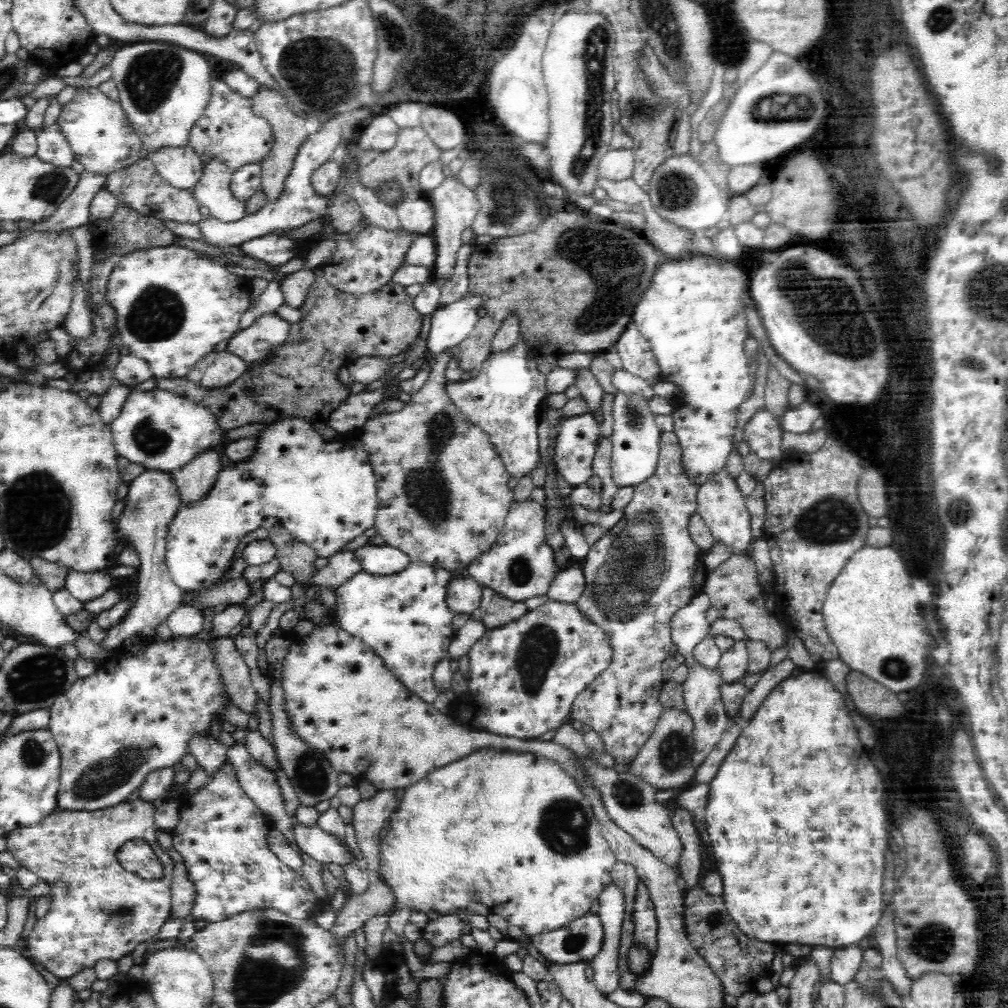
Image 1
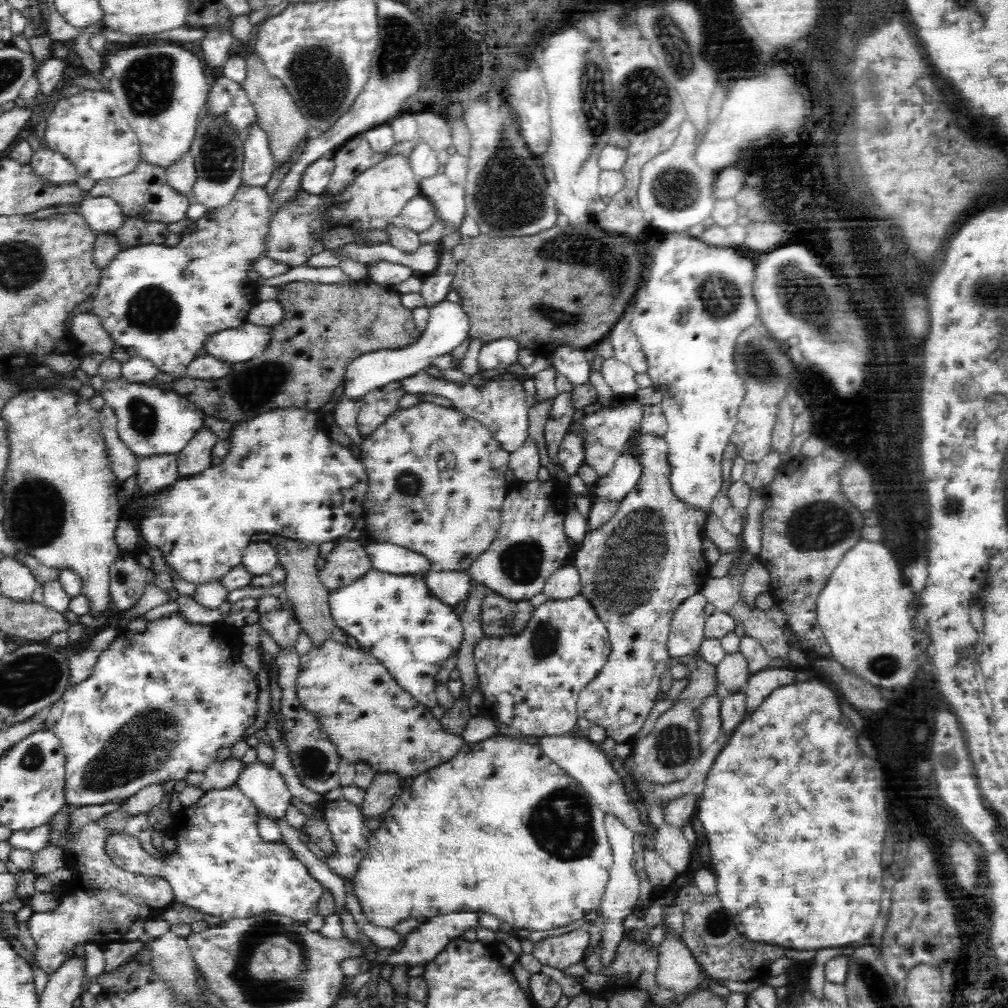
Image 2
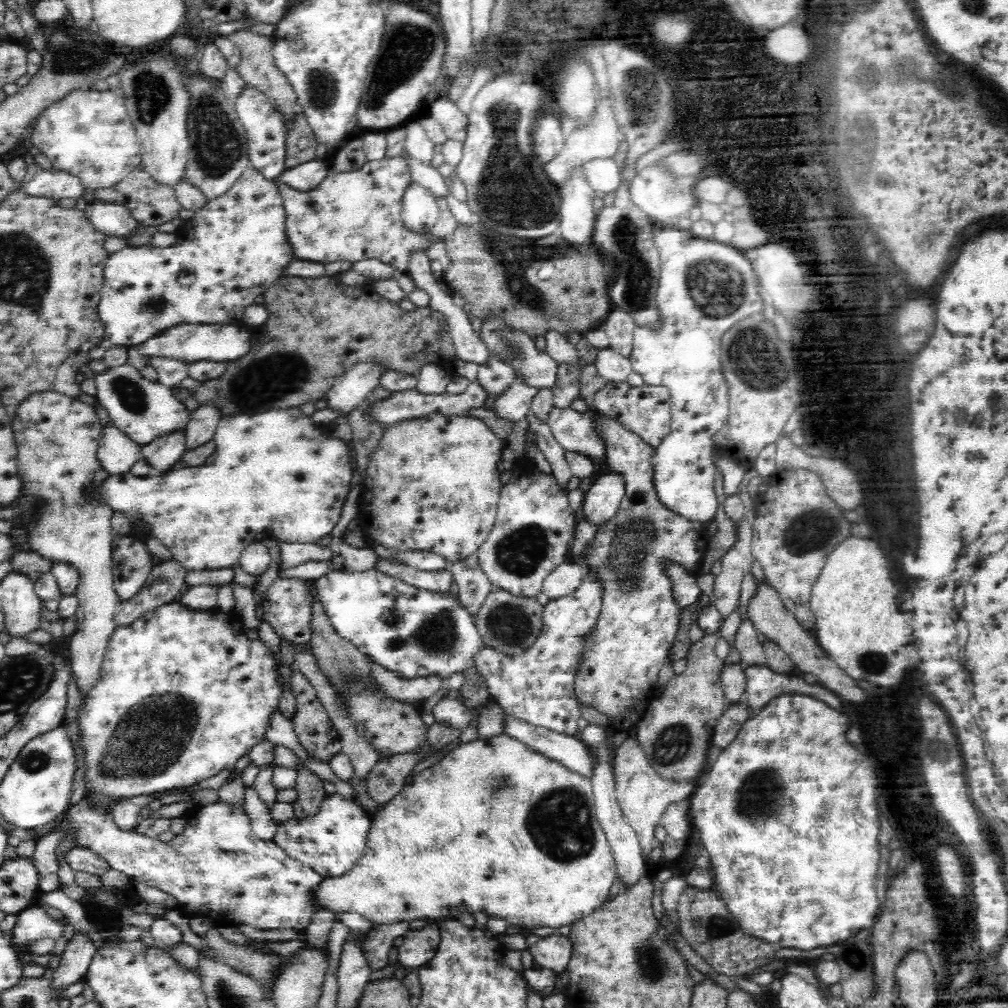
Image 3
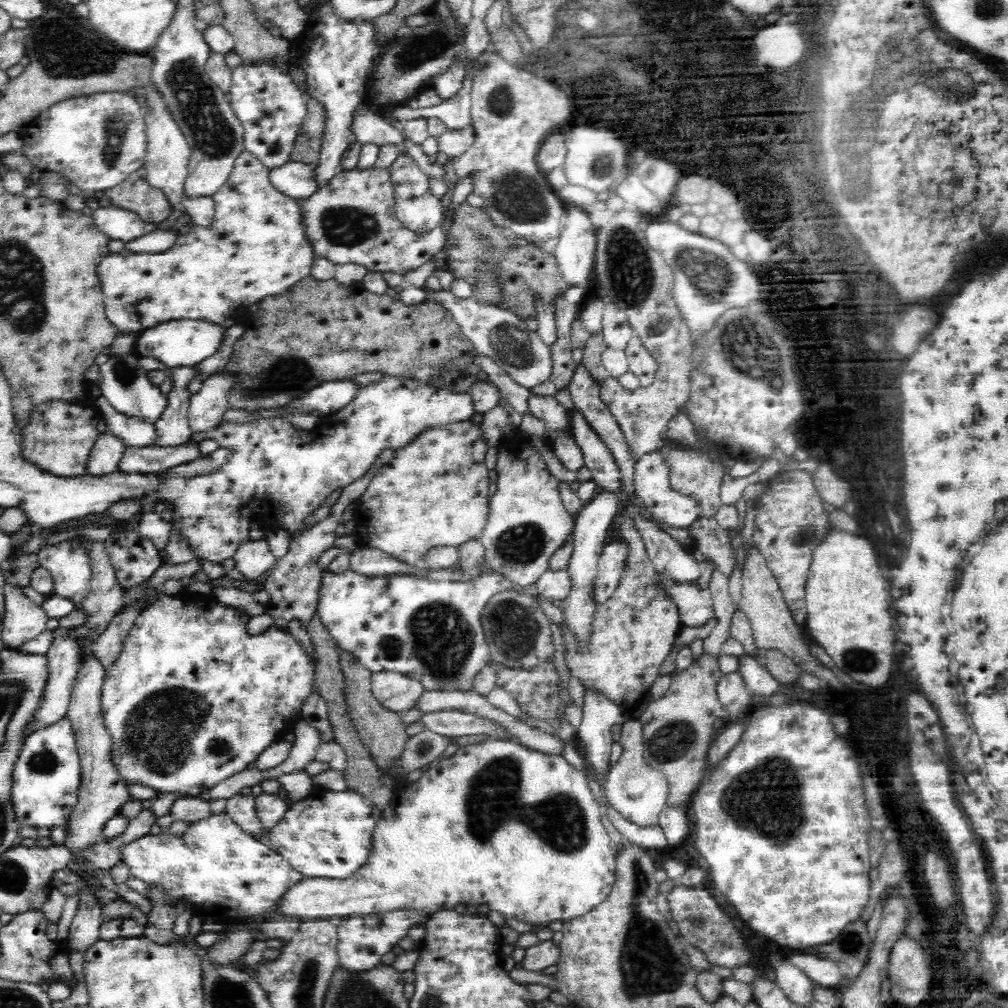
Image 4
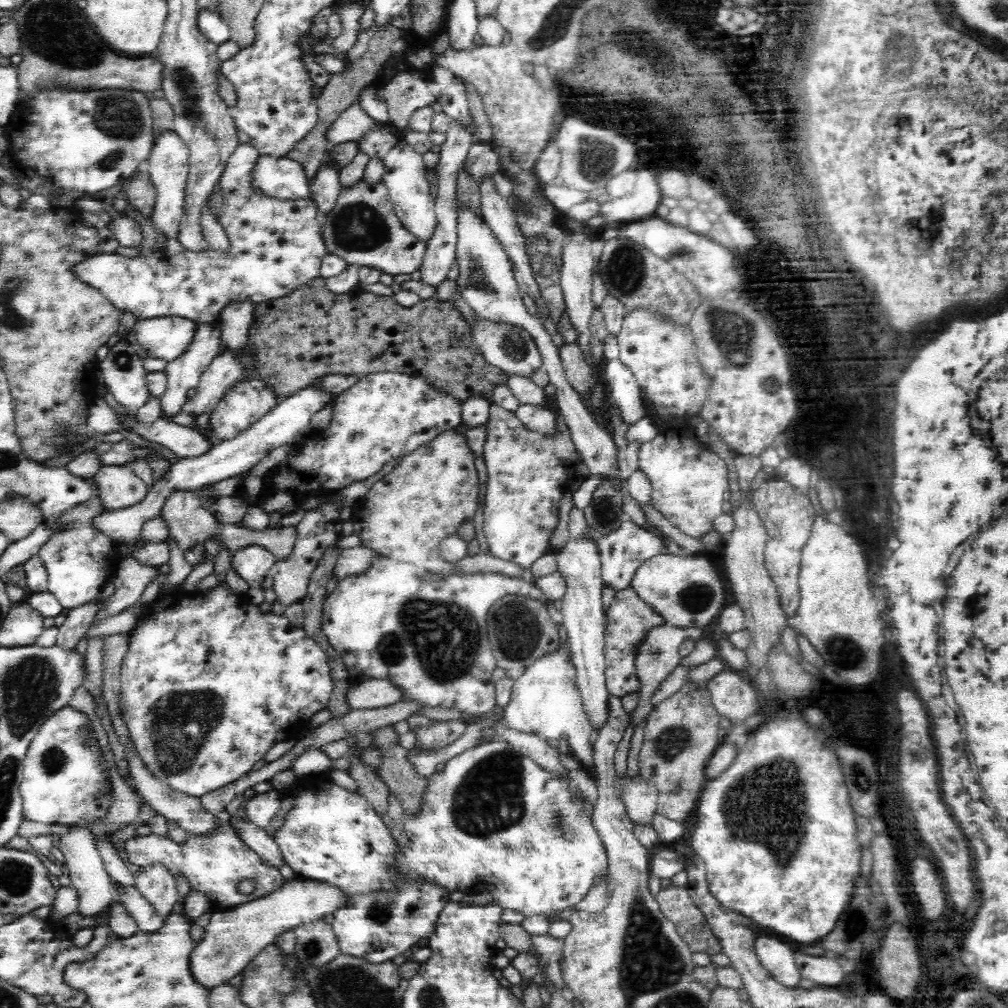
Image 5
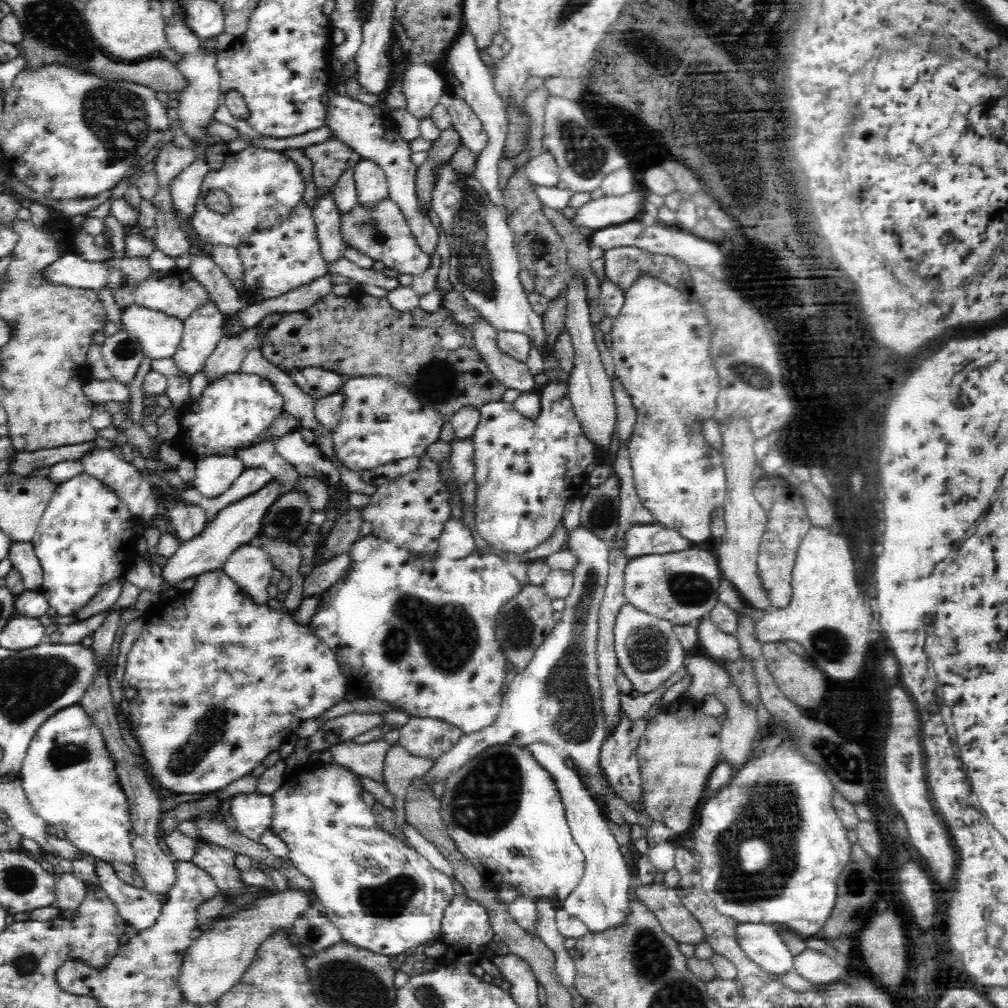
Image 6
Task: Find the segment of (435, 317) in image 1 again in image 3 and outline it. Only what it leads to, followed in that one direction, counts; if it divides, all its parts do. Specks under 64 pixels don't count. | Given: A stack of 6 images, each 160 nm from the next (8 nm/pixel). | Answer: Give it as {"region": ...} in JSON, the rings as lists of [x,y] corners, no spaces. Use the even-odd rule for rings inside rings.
{"region":[[[376,363],[352,365],[339,377],[336,384],[326,390],[323,397],[326,400],[326,407],[347,415],[363,403],[374,388],[378,387],[379,377],[384,371],[384,367]]]}

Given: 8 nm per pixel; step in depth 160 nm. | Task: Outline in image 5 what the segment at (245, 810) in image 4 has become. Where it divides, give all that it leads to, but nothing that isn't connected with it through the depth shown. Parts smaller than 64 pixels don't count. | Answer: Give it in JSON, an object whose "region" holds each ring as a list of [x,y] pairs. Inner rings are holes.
{"region":[[[243,817],[240,822],[240,832],[244,844],[258,854],[265,866],[272,866],[279,870],[288,865],[276,841],[268,837],[265,829],[252,825],[246,817]]]}

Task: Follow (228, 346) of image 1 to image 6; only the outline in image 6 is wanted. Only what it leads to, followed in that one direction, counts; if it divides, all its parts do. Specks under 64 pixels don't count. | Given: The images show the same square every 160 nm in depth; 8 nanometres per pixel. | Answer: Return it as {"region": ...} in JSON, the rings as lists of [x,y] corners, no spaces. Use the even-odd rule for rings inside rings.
{"region":[[[131,304],[120,310],[122,328],[134,333],[145,356],[151,359],[170,358],[178,348],[183,322],[156,309]]]}

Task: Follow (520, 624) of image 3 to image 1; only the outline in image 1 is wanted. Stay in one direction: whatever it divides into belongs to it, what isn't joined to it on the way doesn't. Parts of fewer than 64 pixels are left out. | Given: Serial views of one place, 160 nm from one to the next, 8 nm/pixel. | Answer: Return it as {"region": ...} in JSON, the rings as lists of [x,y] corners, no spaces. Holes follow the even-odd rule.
{"region":[[[483,588],[481,602],[475,615],[488,630],[503,627],[520,620],[529,612],[525,602],[512,602],[498,595],[494,590]]]}

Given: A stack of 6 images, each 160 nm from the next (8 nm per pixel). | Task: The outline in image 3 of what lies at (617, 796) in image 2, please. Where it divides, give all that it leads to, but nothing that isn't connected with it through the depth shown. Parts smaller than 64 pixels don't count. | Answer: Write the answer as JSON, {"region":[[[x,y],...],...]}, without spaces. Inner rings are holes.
{"region":[[[502,712],[504,717],[504,733],[511,738],[518,739],[532,751],[556,760],[582,776],[590,778],[594,768],[594,757],[586,745],[578,737],[568,737],[541,727],[530,725],[525,720],[514,718]]]}

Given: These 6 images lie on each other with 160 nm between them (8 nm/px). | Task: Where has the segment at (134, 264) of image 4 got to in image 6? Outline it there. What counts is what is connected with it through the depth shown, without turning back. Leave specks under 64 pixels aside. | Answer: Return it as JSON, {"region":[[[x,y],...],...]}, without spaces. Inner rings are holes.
{"region":[[[306,204],[298,205],[282,224],[274,222],[270,230],[255,231],[250,238],[246,238],[246,242],[242,242],[237,251],[244,267],[246,290],[262,296],[263,300],[276,298],[288,290],[310,284],[330,271],[317,240],[314,218]],[[65,254],[42,270],[44,281],[54,285],[66,285],[98,291],[102,286],[114,290],[122,282],[122,274],[115,267],[106,267],[102,262],[88,262],[75,254]],[[172,270],[166,274],[160,272],[152,272],[150,278],[146,278],[144,282],[140,282],[134,288],[134,296],[138,305],[144,306],[146,309],[156,309],[170,316],[178,317],[184,322],[190,314],[193,313],[202,302],[208,300],[208,292],[206,289],[192,278],[186,270]]]}

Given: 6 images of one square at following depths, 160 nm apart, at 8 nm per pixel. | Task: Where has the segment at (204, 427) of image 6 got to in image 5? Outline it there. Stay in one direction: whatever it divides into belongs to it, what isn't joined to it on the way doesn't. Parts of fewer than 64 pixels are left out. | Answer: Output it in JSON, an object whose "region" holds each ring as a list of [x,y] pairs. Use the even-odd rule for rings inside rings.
{"region":[[[253,377],[239,379],[234,386],[224,392],[222,398],[210,410],[208,432],[211,432],[220,441],[232,440],[258,422],[262,416],[268,414],[279,402],[280,398],[275,396],[270,387],[266,387],[266,383]]]}

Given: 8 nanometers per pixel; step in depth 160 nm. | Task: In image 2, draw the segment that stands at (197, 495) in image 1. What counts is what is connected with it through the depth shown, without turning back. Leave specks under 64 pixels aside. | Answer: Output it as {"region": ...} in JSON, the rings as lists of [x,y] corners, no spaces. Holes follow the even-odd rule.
{"region":[[[202,424],[202,429],[186,442],[181,452],[177,454],[177,473],[194,476],[215,463],[211,452],[218,439],[210,427]]]}

